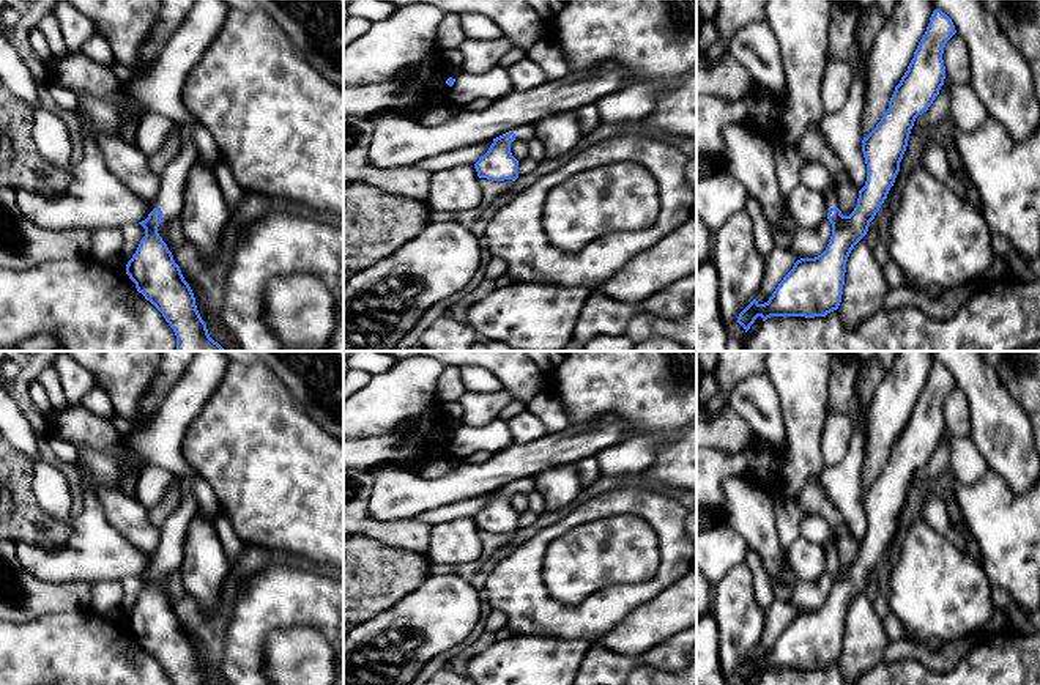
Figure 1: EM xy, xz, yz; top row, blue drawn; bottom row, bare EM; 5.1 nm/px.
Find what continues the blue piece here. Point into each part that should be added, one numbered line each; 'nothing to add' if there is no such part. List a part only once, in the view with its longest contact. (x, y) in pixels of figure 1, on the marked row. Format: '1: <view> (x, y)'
1: xy (170, 199)

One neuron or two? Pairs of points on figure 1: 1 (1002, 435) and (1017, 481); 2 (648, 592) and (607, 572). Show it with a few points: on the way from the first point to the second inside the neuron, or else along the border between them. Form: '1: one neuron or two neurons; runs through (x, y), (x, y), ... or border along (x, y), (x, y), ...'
1: one neuron; runs through (1007, 446), (1017, 460), (1017, 470)
2: two neurons; border along (659, 564), (645, 580), (602, 586), (591, 594)

